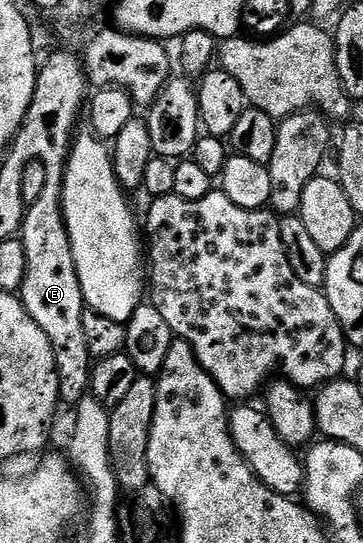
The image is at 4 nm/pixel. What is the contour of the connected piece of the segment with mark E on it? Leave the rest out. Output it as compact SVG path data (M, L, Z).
M64 132L64 136L52 135L52 138L40 135L40 140L44 140L42 144L48 146L42 150L38 160L46 170L48 186L44 187L42 194L27 207L23 225L18 233L26 258L24 280L19 286L18 295L24 303L26 314L34 318L38 330L42 330L42 334L46 334L50 342L56 373L60 379L60 399L69 406L79 404L82 397L89 393L94 363L94 357L88 353L86 346L86 334L82 330L86 305L60 204L59 186L63 183L64 167L71 151L73 134L74 132Z

